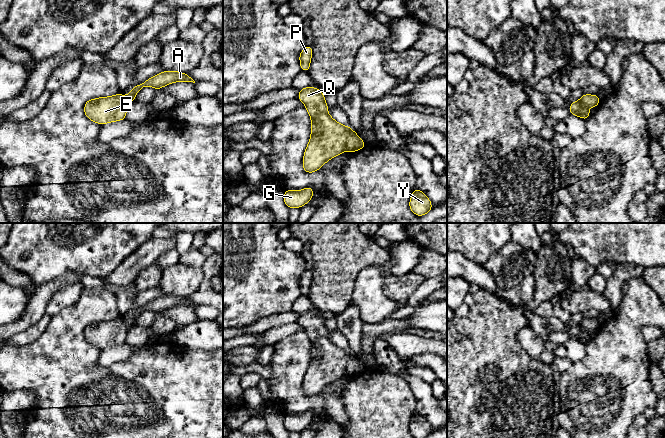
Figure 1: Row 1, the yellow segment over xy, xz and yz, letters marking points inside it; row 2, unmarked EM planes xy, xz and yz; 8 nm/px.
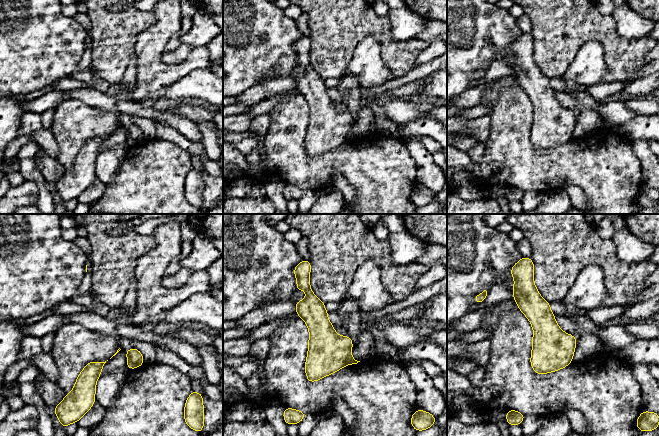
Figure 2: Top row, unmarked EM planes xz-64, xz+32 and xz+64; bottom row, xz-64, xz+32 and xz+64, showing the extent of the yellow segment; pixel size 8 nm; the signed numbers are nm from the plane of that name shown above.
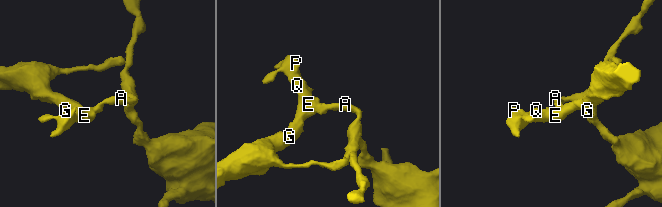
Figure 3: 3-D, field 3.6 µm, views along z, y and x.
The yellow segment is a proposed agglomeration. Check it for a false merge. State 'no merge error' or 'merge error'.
merge error

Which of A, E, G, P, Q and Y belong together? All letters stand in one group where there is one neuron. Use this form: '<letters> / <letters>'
A Y / E G P Q

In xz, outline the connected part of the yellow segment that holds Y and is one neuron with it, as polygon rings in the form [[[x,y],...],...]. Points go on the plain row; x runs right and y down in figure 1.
[[[418,412],[413,414],[409,431],[414,438],[427,438],[433,432],[430,423]]]

